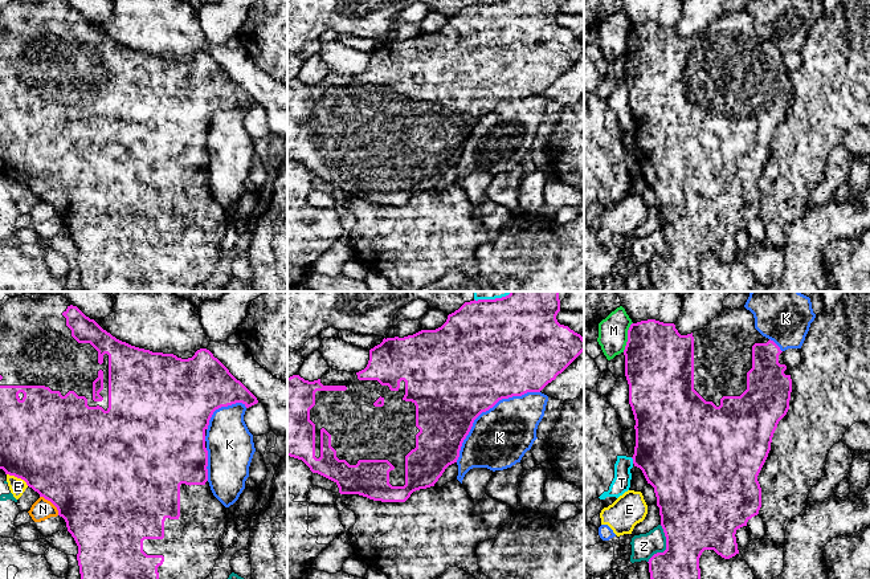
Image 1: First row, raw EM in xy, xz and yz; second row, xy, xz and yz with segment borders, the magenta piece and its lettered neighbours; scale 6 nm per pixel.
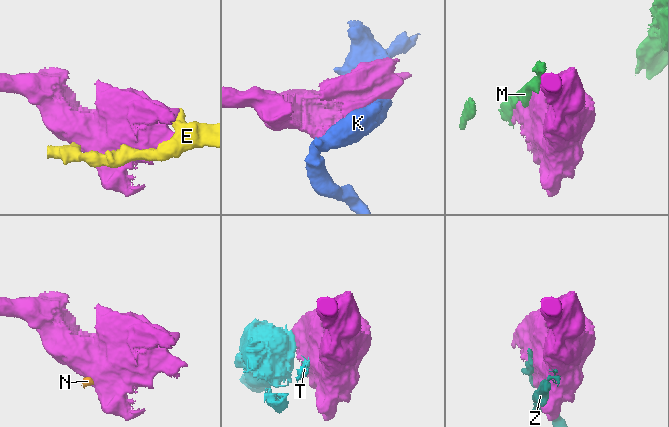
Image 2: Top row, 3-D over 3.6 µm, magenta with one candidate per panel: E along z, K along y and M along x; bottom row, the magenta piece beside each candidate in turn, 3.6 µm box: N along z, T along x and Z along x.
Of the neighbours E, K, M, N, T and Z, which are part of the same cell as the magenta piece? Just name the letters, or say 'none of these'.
none of these

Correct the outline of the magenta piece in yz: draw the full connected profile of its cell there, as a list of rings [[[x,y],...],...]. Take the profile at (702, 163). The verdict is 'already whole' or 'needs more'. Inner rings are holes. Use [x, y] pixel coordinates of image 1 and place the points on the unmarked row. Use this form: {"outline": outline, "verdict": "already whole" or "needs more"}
{"outline": [[[744,9],[739,12],[722,12],[703,32],[687,38],[681,38],[674,26],[663,26],[655,23],[632,26],[628,33],[628,45],[624,53],[625,79],[629,87],[629,107],[636,123],[636,150],[633,158],[634,170],[640,171],[654,191],[657,209],[659,211],[661,229],[666,240],[666,253],[657,256],[649,262],[650,282],[657,291],[701,291],[699,261],[704,253],[714,253],[724,262],[739,257],[736,233],[747,229],[747,225],[759,217],[761,211],[761,191],[757,179],[771,154],[771,146],[779,125],[789,113],[792,82],[784,66],[780,50],[763,40],[755,32],[753,17]]], "verdict": "needs more"}

